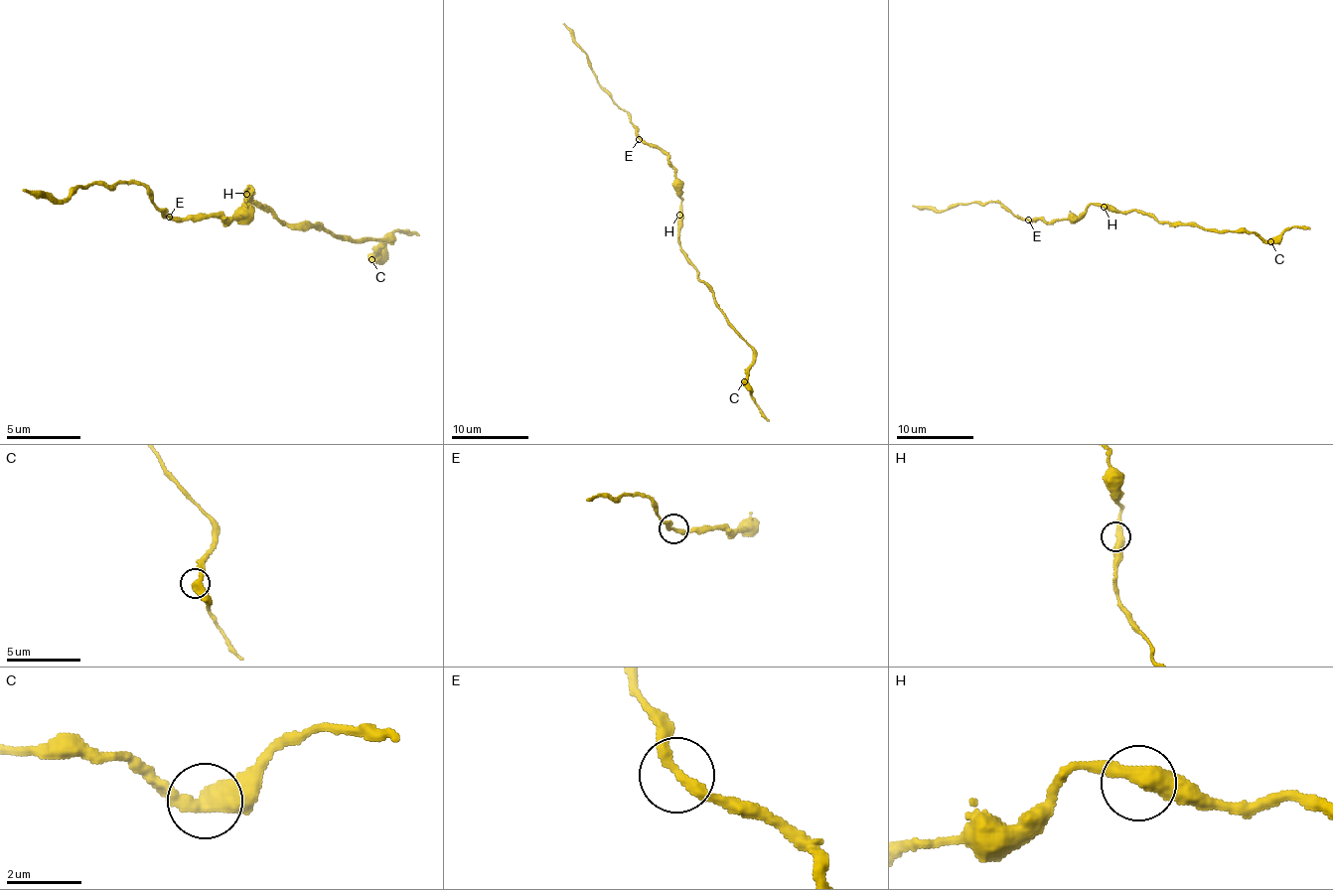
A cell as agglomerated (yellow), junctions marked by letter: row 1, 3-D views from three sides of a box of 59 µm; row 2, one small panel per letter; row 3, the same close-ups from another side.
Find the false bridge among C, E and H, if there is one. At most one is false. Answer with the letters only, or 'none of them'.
none of them

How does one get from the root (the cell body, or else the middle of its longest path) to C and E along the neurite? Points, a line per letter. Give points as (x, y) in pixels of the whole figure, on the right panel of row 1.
C: (1104, 204), (1118, 211), (1151, 213), (1169, 222), (1256, 232), (1270, 241)
E: (1104, 204), (1090, 204), (1079, 215), (1050, 222), (1044, 219), (1028, 219)

